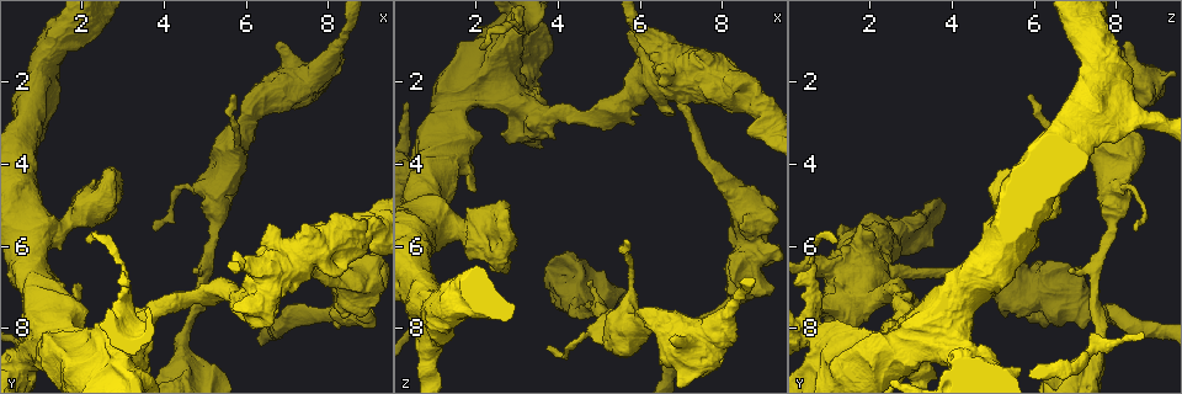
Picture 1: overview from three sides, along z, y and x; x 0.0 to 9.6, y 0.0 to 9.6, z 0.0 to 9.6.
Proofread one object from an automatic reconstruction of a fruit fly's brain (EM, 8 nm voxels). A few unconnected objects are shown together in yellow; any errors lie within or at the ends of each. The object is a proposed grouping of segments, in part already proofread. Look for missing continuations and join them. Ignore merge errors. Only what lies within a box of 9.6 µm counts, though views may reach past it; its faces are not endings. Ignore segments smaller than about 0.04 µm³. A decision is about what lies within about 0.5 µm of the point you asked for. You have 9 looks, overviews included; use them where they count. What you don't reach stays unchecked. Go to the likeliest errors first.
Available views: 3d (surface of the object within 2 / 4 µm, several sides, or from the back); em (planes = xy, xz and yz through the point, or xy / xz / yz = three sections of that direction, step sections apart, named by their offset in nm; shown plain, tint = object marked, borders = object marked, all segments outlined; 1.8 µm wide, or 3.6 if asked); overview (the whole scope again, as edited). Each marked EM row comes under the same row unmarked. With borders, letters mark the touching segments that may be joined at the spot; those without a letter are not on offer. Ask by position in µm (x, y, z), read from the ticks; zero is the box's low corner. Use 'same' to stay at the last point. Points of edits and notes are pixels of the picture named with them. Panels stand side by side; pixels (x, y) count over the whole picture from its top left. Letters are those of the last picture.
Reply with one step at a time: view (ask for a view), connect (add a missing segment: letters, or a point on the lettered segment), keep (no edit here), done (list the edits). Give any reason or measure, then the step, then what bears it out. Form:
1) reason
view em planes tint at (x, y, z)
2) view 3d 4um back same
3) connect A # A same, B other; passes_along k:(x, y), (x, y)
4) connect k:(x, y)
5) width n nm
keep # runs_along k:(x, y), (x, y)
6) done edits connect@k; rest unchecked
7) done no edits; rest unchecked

thin end
view em planes borders at (5.80, 2.35, 5.90)

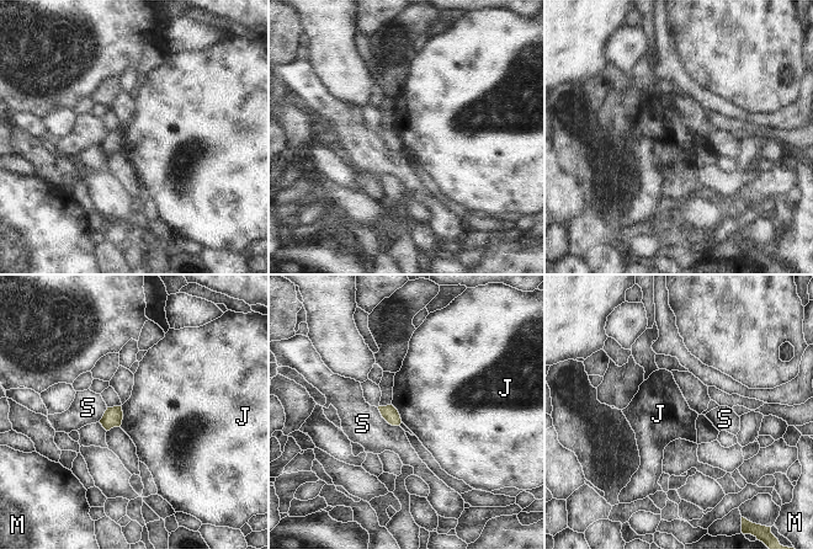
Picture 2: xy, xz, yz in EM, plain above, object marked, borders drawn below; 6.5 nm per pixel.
width 100 nm; longest_contact S 200 nm
keep # J other, M other, S other; none of them fits

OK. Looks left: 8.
free end
view 3d 4um at (2.20, 5.90, 1.20)

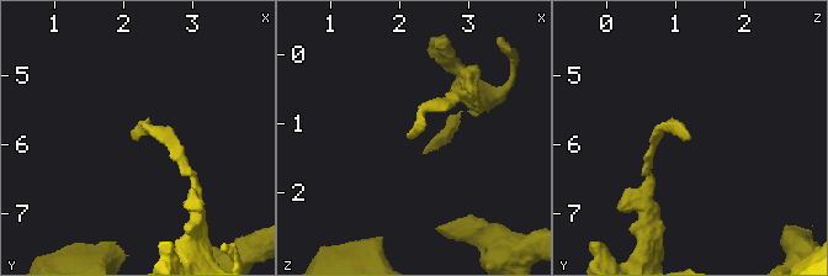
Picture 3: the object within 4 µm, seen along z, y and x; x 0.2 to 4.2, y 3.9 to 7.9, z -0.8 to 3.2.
view em planes borders at (2.10, 5.85, 1.25)

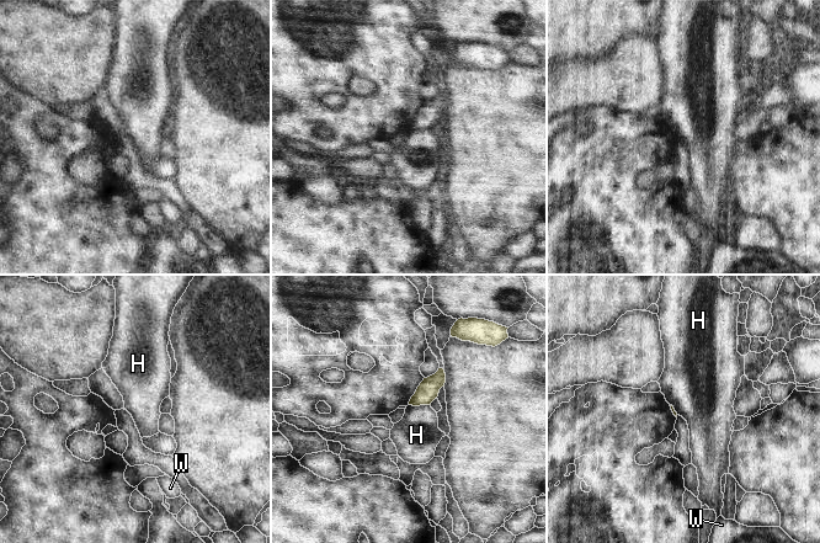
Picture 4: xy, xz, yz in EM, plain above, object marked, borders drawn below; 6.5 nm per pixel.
keep # H other, W other; border 4:(409, 404), (430, 405); no lettered segment goes on from it

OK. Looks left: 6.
branch stops here
view em yz step 4 tint at (4.80, 6.60, 6.80)

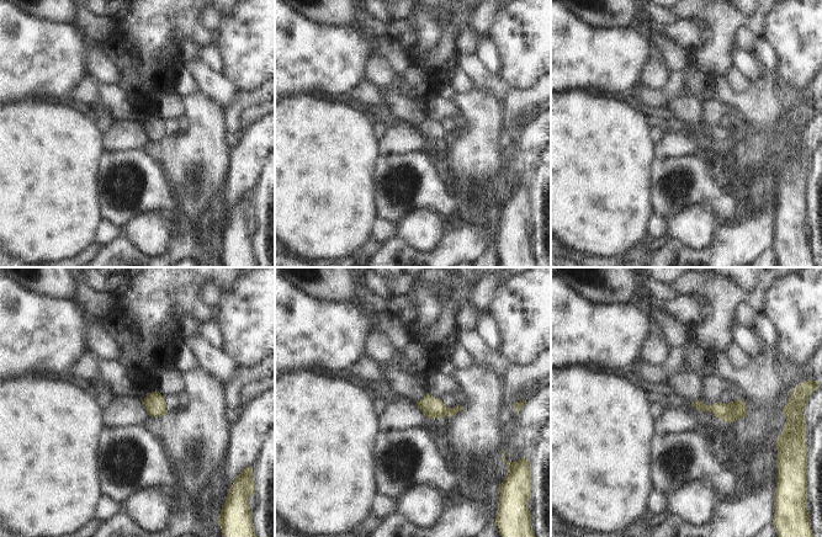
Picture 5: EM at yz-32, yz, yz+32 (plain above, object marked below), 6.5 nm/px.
view em planes borders same

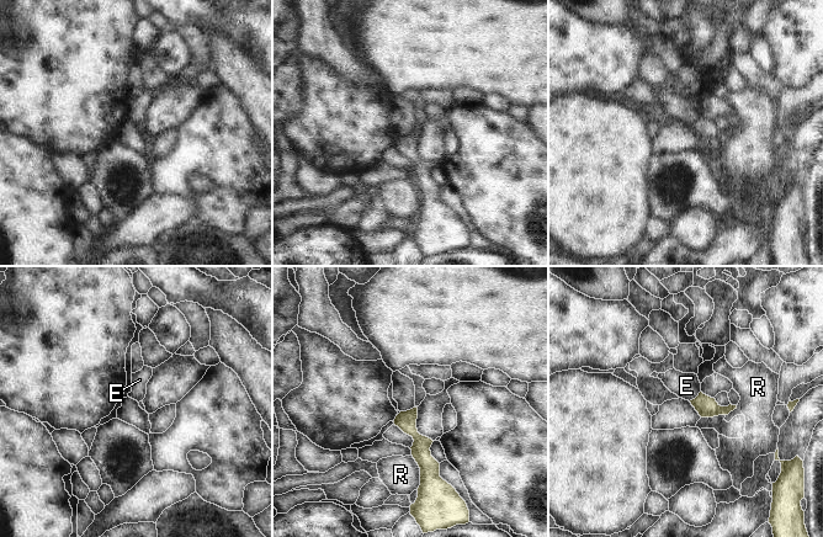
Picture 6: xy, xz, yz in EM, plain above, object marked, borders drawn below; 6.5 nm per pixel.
keep # E other, R other; border 6:(700, 391), (689, 400); none of them fits

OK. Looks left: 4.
branch stops here
view em xz step 16 tint at (3.80, 5.60, 8.50)

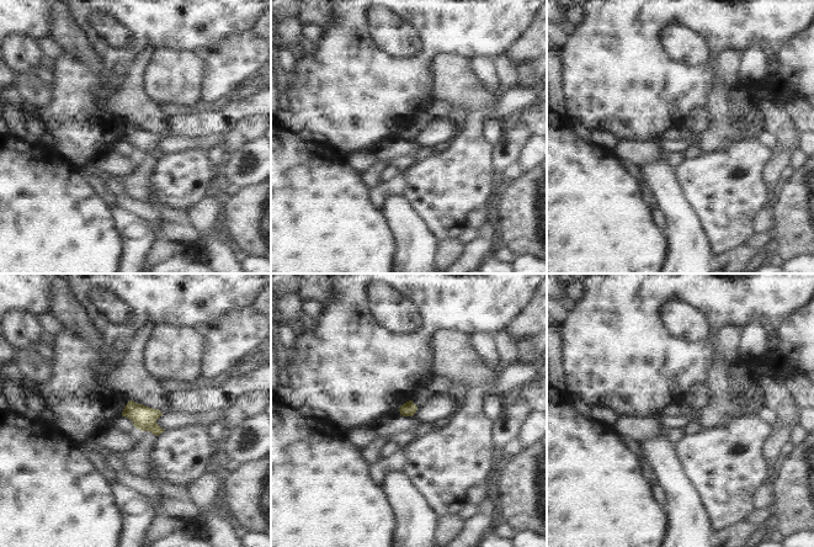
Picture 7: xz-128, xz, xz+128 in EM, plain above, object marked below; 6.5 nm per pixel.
cut it another way
view em xy step 16 borders same

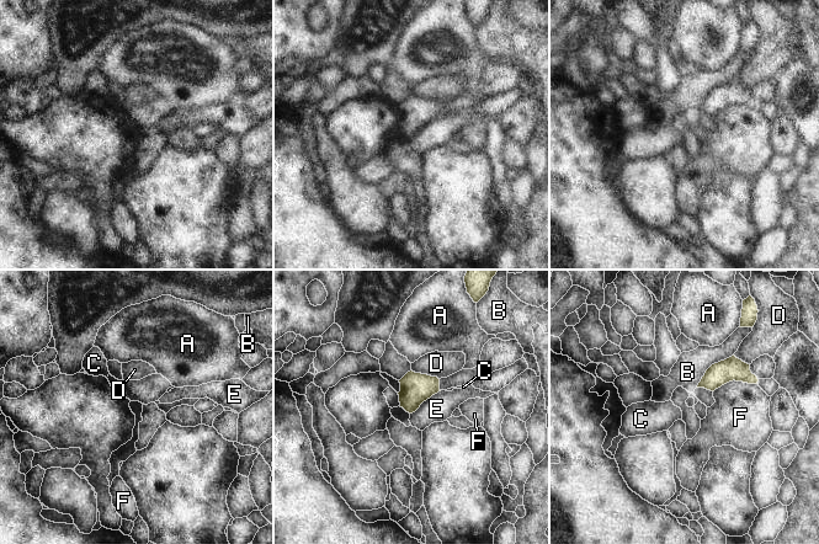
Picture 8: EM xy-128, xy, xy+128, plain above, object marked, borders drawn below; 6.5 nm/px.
keep # A other, B other, C other, D other, E other, F other; border 8:(441, 390), (427, 398), (410, 414); none of them fits

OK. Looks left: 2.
done no edits; rest unchecked

